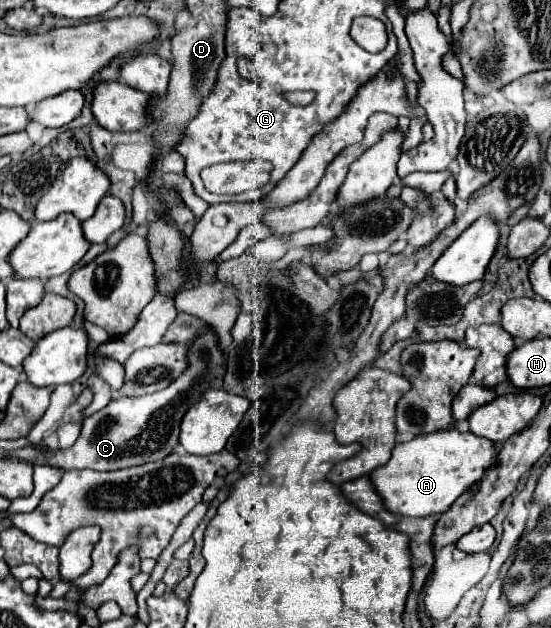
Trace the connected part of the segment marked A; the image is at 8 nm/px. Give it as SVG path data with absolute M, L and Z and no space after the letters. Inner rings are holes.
M445 429L445 431L427 433L427 435L423 433L423 435L417 435L409 443L397 443L389 463L375 469L369 475L369 479L377 495L383 499L383 505L387 511L399 517L429 517L437 513L441 515L451 507L451 503L463 491L467 491L471 485L475 485L481 479L483 471L495 463L495 455L497 455L495 445L491 445L491 441L481 439L473 433L459 433L457 429Z

